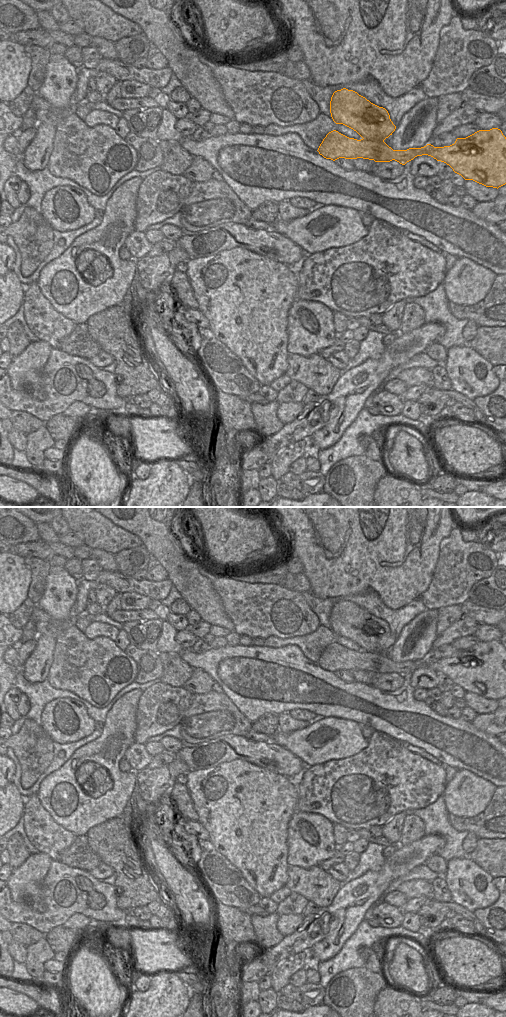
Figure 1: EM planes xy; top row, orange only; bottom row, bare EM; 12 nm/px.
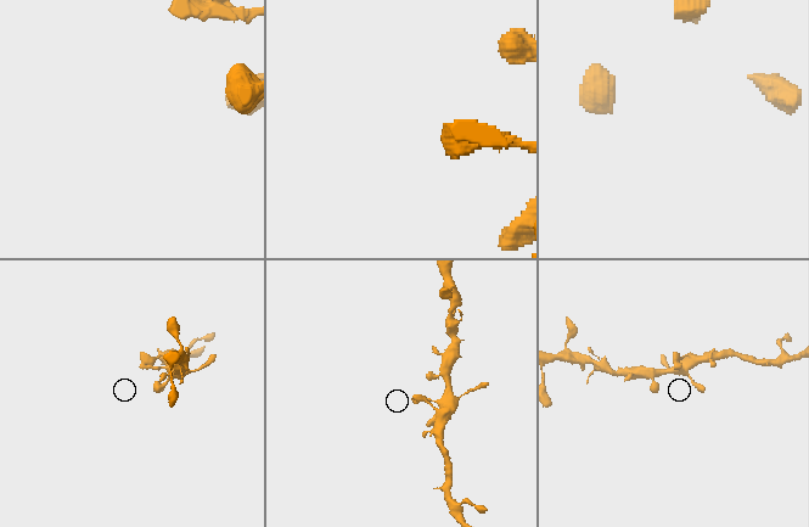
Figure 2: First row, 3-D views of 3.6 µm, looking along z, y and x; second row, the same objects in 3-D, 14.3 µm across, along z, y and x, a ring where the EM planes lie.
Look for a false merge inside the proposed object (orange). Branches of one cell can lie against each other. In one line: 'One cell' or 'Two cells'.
One cell

